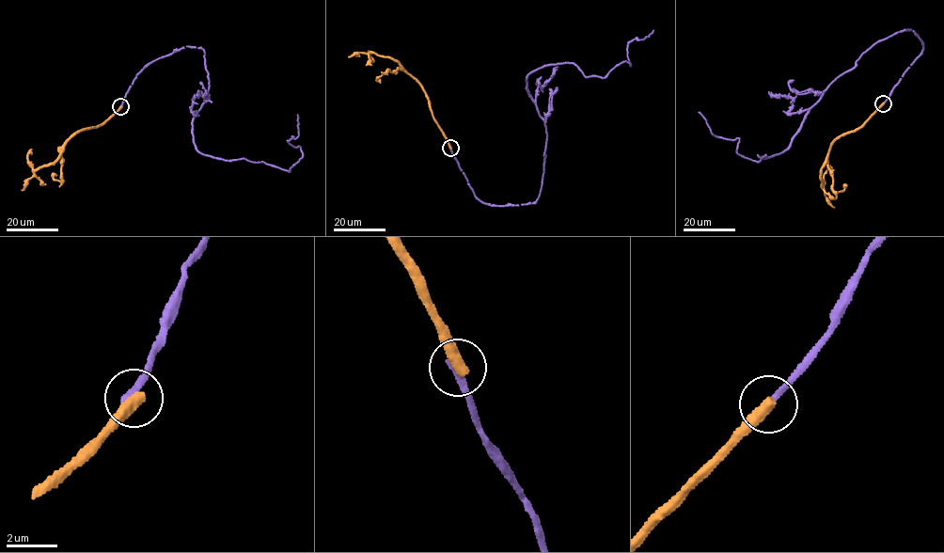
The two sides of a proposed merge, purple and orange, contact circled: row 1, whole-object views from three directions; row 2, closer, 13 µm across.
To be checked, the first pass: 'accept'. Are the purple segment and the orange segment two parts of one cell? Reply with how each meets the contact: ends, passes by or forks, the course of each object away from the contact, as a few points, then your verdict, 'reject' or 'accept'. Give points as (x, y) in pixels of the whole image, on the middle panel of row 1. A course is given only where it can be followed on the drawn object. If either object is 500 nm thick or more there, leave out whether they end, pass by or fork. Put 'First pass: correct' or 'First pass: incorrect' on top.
First pass: incorrect
purple ends there; orange ends there; purple runs (450, 148), (480, 201), (535, 203), (547, 137), (529, 73), (574, 62), (605, 76), (653, 30); orange runs (450, 148), (433, 118), (421, 85), (389, 57), (369, 52), (374, 61); reject

